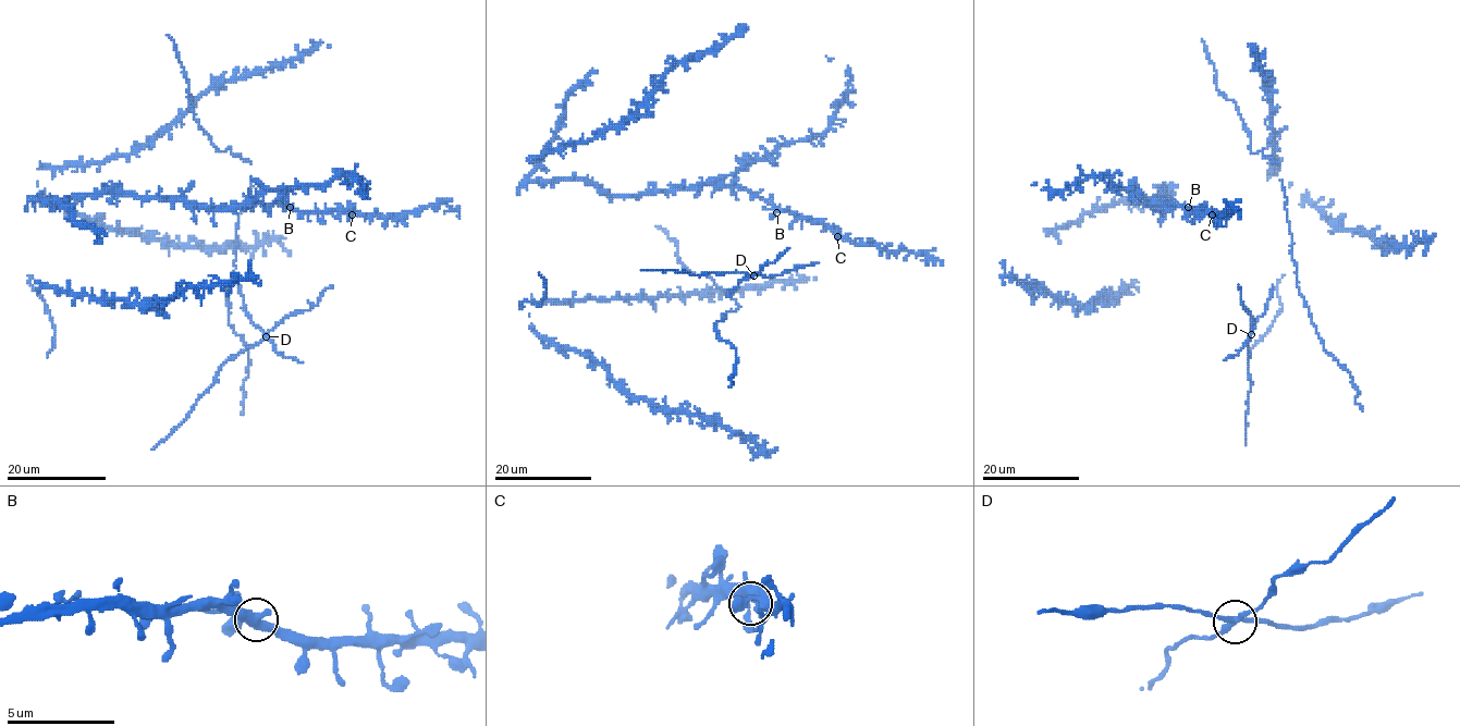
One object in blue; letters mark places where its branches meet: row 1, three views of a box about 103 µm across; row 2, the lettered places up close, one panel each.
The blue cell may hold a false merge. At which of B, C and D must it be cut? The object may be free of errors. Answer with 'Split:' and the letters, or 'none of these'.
Split: D

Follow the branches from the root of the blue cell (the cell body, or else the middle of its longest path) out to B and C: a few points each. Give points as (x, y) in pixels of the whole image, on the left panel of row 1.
B: (142, 197), (211, 207), (290, 207)
C: (142, 197), (211, 207), (287, 204), (304, 211), (352, 214)

